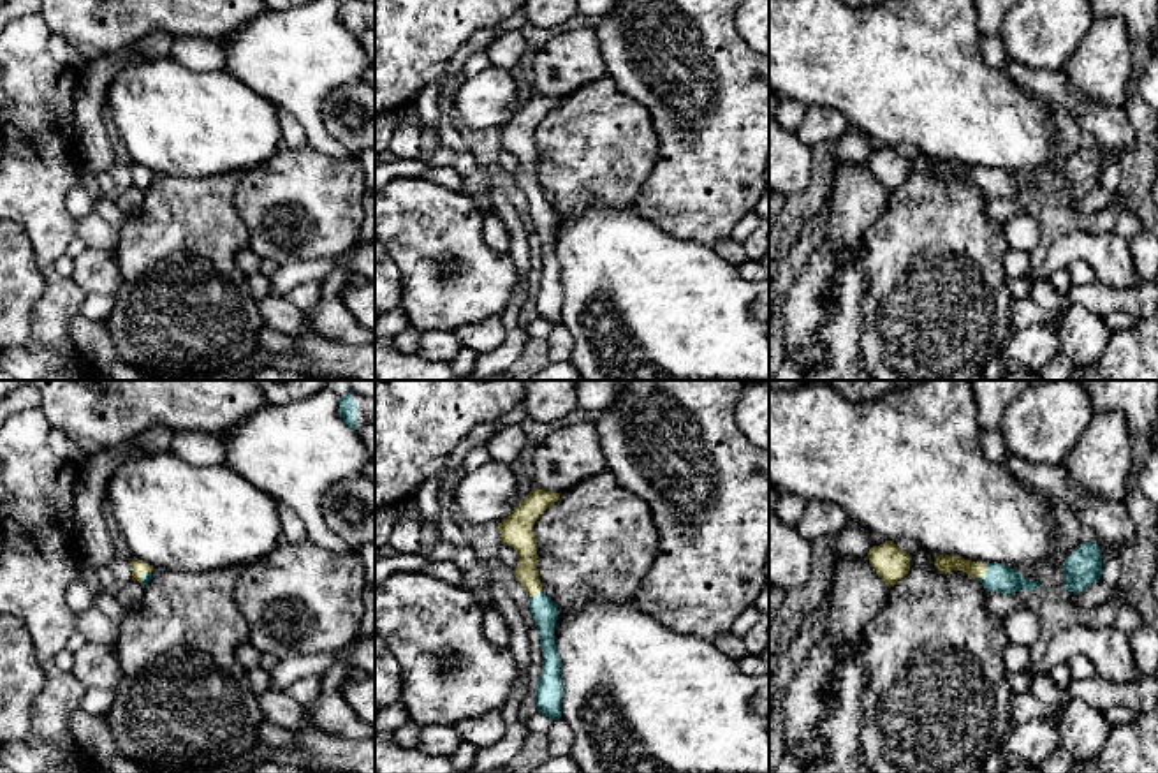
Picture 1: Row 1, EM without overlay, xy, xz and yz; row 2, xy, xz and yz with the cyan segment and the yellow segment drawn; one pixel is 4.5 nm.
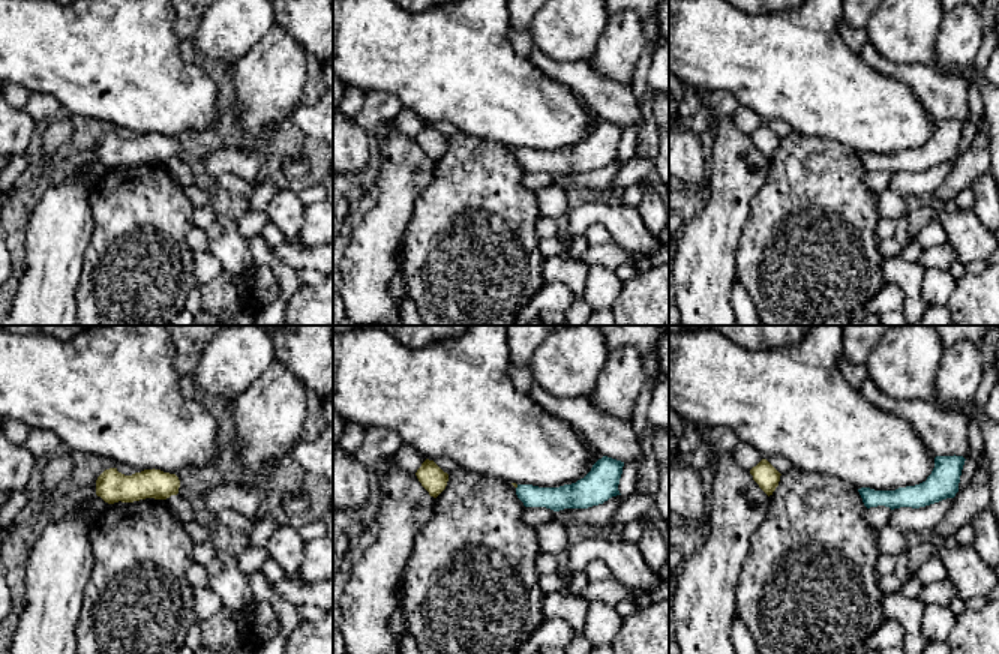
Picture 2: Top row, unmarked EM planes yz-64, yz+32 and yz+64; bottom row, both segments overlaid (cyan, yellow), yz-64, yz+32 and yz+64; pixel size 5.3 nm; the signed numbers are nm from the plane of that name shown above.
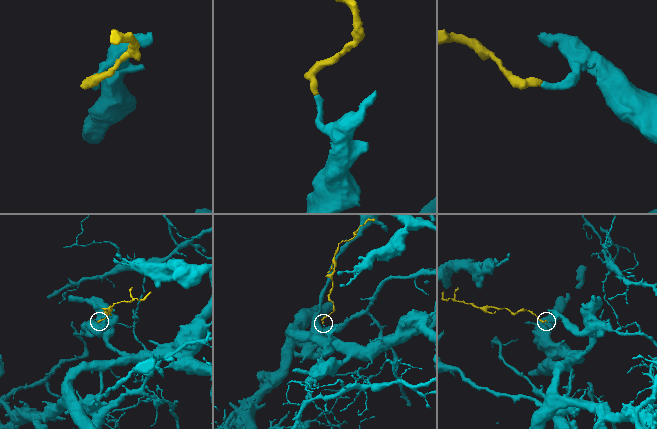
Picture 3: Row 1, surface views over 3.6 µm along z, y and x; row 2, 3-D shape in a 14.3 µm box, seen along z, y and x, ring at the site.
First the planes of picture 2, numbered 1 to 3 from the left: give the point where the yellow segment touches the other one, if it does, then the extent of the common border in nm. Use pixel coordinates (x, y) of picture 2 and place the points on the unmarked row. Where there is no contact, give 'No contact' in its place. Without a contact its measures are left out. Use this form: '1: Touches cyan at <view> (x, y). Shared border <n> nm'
1: No contact
2: Touches cyan at yz+32 (518, 150). Shared border 30 nm
3: No contact

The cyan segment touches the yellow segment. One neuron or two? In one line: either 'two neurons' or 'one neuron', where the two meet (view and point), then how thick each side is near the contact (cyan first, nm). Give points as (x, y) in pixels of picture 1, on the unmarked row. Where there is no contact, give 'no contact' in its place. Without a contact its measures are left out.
one neuron | xz (537, 199) | 120/110 nm

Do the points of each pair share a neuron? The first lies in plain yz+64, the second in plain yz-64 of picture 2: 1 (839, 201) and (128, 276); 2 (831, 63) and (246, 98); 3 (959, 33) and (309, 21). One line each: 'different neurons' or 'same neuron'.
1: same neuron
2: different neurons
3: different neurons

